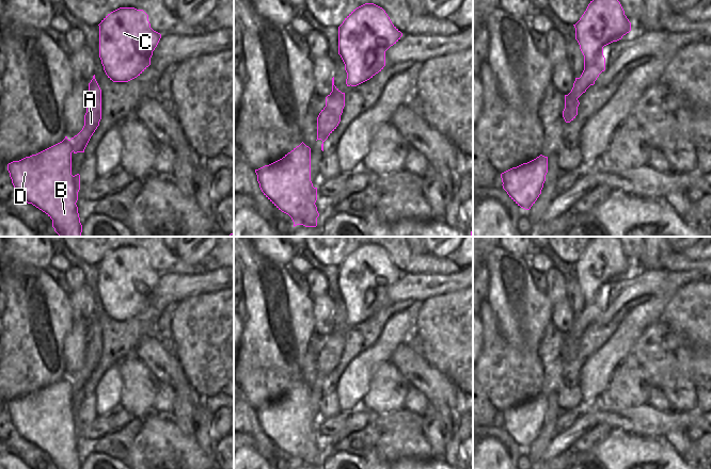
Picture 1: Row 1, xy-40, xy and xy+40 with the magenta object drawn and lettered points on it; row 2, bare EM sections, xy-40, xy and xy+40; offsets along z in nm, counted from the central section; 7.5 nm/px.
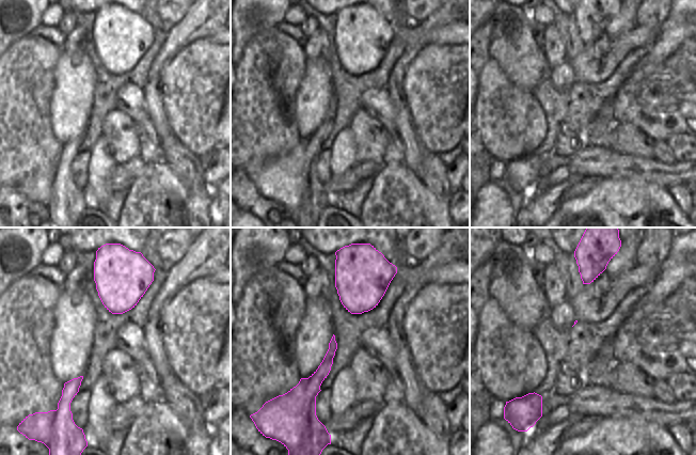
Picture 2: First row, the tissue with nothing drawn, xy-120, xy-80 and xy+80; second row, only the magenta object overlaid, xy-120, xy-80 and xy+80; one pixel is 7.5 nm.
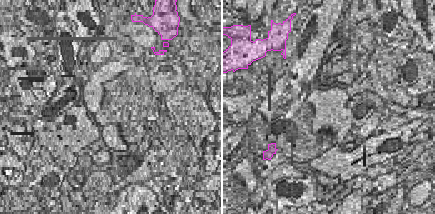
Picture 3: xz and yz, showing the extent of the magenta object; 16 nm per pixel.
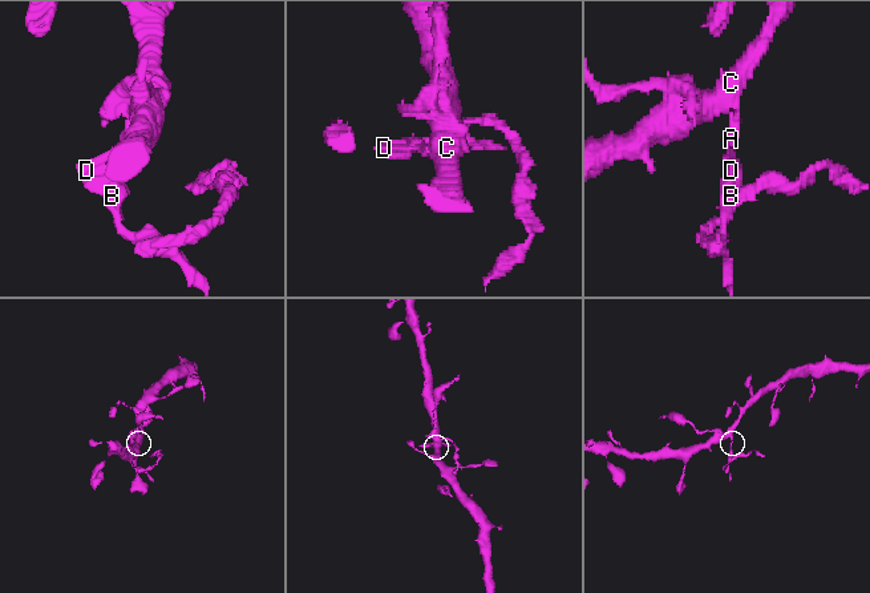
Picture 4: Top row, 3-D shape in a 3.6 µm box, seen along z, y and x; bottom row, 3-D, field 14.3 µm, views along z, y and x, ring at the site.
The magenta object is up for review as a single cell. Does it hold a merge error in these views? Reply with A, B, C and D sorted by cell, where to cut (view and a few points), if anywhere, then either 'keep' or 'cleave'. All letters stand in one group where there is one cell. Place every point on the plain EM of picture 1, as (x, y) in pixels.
A B D / C; cut in xy+40 along (579, 317), (589, 324); cleave

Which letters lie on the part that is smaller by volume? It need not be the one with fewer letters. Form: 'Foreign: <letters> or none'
Foreign: A, B, D

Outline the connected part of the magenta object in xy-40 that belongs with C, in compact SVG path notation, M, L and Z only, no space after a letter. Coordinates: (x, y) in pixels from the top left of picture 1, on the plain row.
M120 246L99 264L99 296L113 321L128 321L149 304L161 273L151 266L143 248Z

